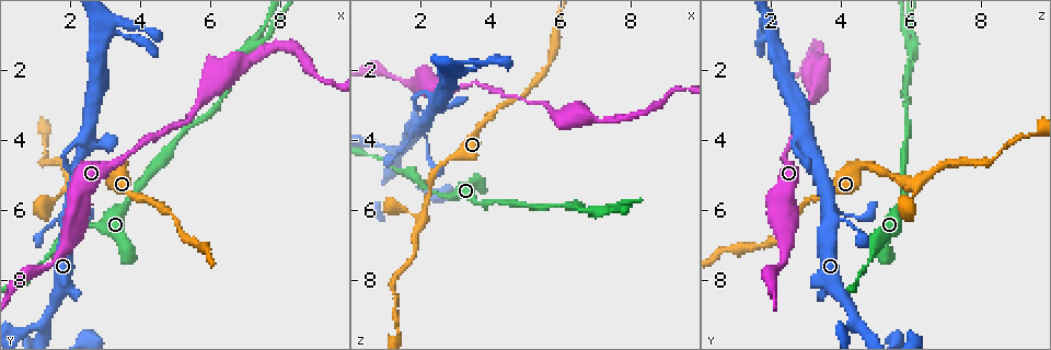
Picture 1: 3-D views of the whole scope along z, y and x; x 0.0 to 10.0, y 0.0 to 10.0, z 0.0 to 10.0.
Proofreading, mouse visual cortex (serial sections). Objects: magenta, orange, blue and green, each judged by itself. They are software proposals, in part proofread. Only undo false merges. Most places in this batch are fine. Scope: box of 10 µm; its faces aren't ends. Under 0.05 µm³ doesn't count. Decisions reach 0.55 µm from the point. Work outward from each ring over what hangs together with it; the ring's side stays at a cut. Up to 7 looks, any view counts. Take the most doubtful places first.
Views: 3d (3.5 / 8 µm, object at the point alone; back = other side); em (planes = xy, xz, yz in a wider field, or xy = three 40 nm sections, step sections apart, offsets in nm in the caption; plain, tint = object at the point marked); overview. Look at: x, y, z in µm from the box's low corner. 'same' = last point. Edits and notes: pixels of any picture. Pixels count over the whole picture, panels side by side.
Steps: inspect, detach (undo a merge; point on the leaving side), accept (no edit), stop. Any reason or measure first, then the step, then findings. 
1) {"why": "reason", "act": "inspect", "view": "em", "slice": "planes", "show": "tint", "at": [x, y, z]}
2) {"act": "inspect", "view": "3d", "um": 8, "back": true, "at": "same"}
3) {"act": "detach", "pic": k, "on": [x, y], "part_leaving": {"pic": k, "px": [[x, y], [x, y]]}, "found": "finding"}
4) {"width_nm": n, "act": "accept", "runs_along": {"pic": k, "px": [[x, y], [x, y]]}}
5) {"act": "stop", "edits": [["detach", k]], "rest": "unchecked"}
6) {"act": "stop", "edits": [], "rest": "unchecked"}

{"act": "inspect", "view": "3d", "um": 3.5, "at": [7.35, 1.25, 6.05]}

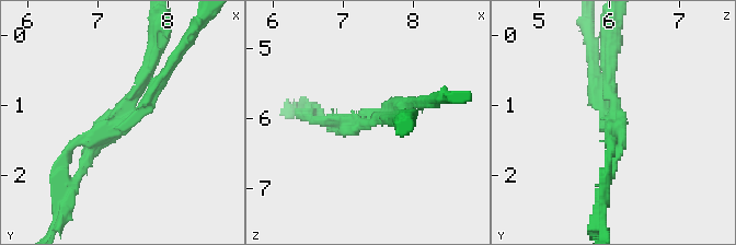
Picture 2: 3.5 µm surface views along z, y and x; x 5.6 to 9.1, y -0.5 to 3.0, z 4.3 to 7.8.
{"arms": 3, "arm_widths_nm": [150, 150, 200], "act": "inspect", "view": "em", "slice": "xy", "step": 5, "show": "tint", "at": [7.30, 1.30, 6.00]}

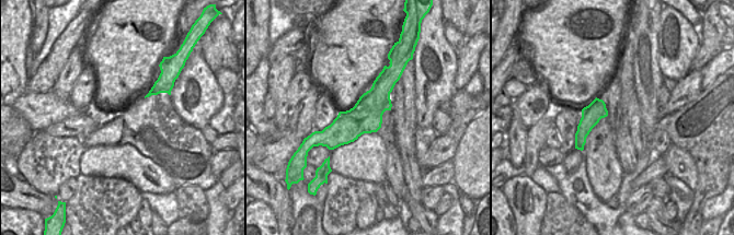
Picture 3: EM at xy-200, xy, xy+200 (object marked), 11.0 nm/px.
{"act": "inspect", "view": "em", "slice": "planes", "show": "tint", "at": "same"}

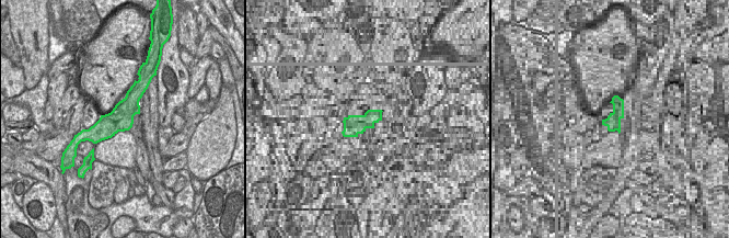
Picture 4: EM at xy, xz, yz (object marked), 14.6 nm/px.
{"act": "detach", "pic": 2, "on": [158, 38], "part_leaving": {"pic": 2, "px": [[100, 133], [134, 96], [153, 46]]}, "found": "two cells meet here"}

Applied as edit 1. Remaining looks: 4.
{"act": "inspect", "view": "overview"}

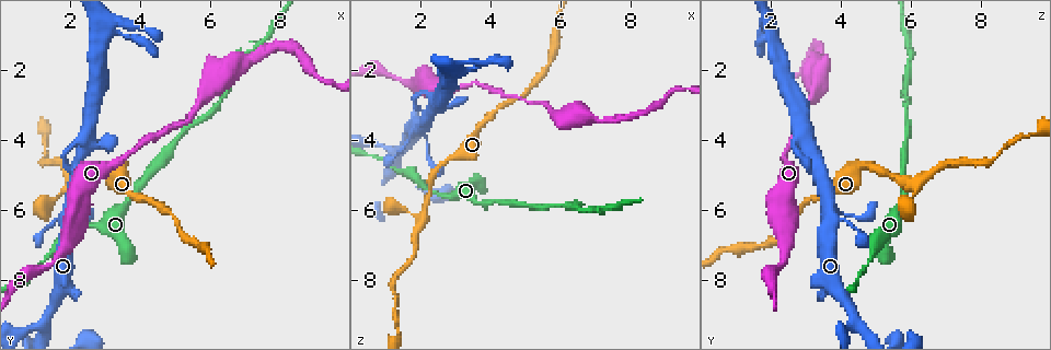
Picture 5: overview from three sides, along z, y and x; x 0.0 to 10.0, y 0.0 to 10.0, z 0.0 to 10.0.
{"act": "inspect", "view": "3d", "um": 8, "at": [2.20, 5.15, 6.10]}

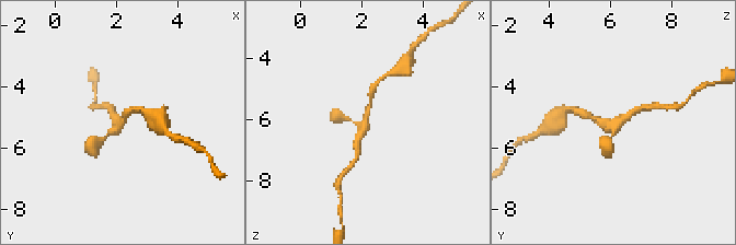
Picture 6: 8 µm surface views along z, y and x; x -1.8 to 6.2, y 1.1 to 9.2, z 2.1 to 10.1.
{"arms": 3, "arm_widths_nm": [150, 200, 250], "act": "inspect", "view": "em", "slice": "planes", "show": "tint", "at": "same"}

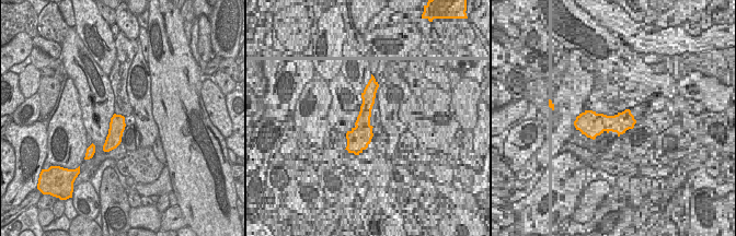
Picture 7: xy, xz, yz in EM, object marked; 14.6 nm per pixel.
{"act": "accept", "found": "one cell here"}

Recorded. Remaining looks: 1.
{"act": "stop", "edits": [["detach", 2]], "rest": "unchecked"}

